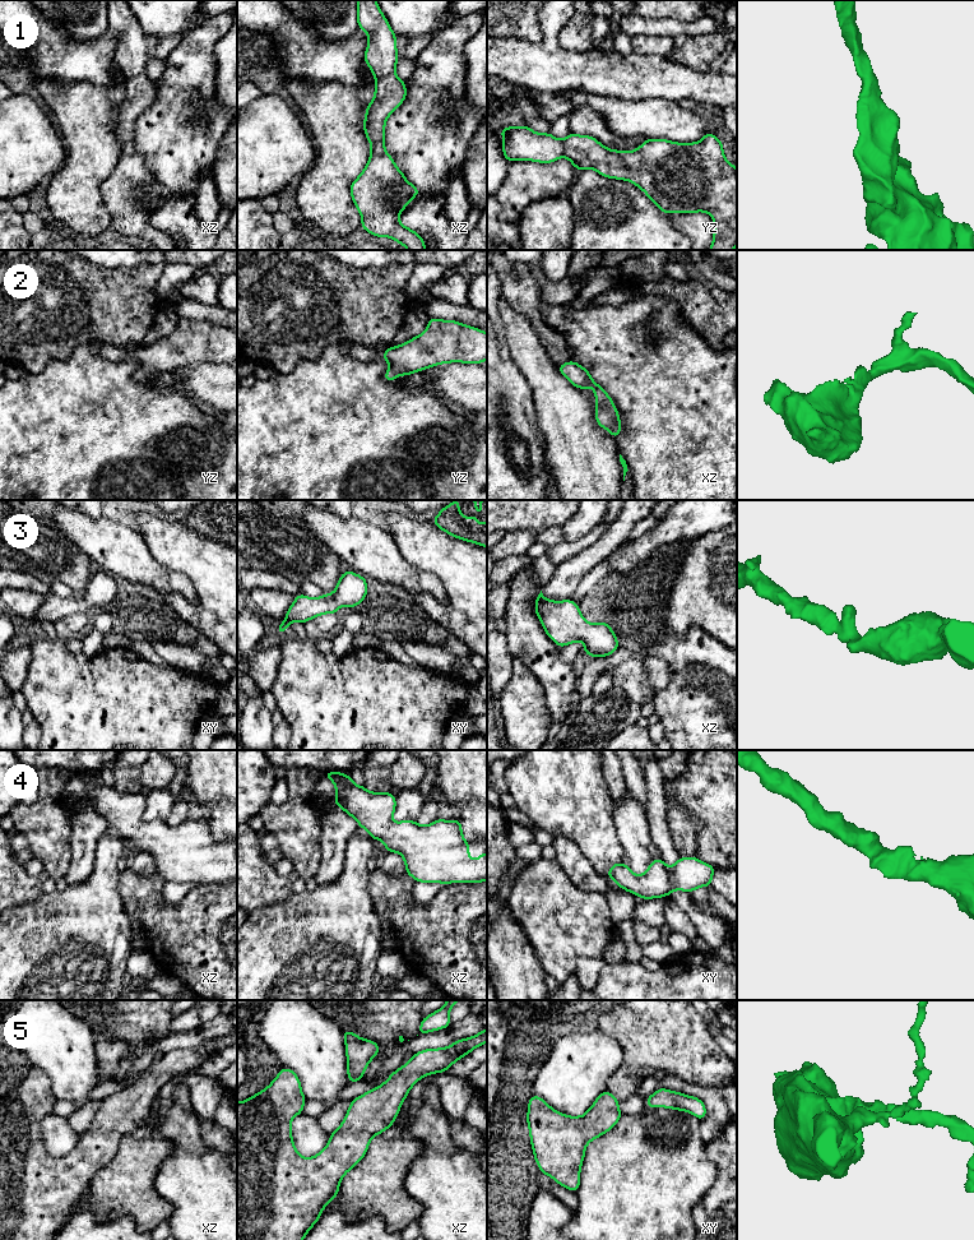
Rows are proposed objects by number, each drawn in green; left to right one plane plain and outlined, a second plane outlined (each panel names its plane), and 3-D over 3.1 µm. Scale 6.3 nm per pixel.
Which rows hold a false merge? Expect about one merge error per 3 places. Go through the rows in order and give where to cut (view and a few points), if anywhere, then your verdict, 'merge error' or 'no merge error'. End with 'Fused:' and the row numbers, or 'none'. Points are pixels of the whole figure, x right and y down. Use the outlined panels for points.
1: no cut; no merge error
2: no cut; no merge error
3: no cut; no merge error
4: no cut; no merge error
5: no cut; no merge error
Fused: none

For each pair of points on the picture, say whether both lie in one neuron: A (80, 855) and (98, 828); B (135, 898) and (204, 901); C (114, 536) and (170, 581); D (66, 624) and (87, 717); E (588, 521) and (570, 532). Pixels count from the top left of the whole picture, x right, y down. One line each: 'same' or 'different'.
A: same
B: same
C: same
D: different
E: same

